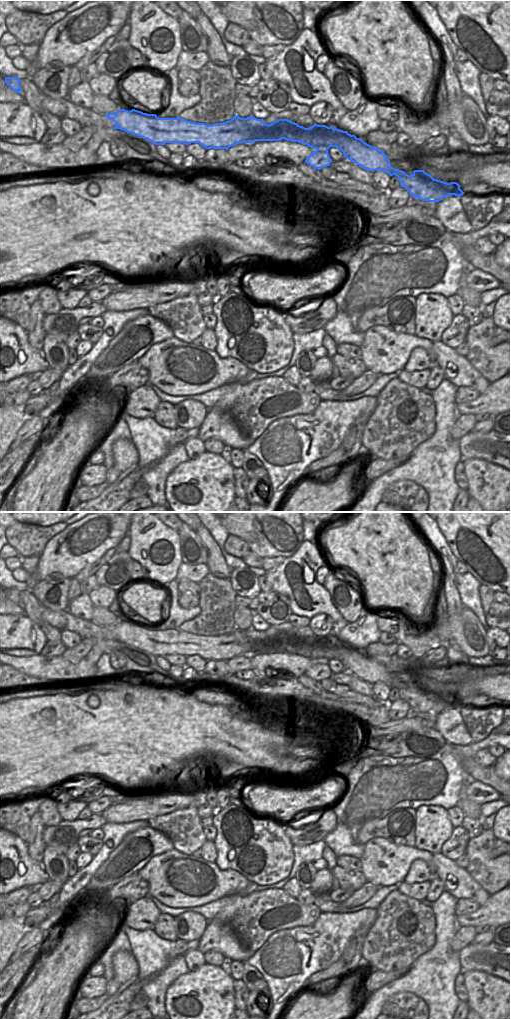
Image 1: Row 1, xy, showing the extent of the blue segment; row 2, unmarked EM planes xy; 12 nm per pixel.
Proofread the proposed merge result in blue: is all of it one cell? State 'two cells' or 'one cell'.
two cells

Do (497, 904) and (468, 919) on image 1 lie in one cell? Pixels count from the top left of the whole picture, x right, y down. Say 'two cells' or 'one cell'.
one cell

